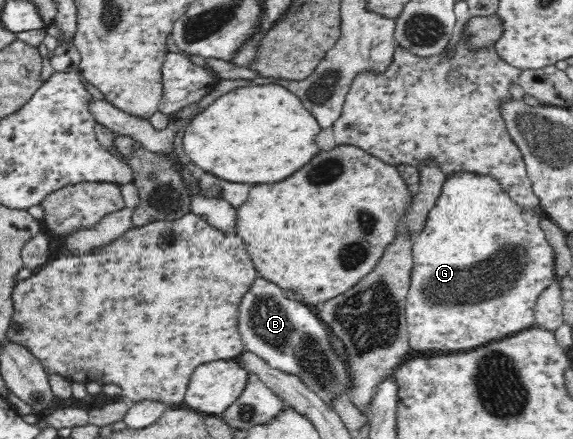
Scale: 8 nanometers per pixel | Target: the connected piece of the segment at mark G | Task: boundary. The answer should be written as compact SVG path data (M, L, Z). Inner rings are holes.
M455 171L445 179L437 202L429 210L423 228L414 236L412 244L413 268L406 312L411 350L467 350L536 326L534 306L537 298L545 288L557 282L553 246L541 227L544 215L547 217L542 208L529 209L514 202L491 174ZM429 298L457 302L457 308L429 304Z

